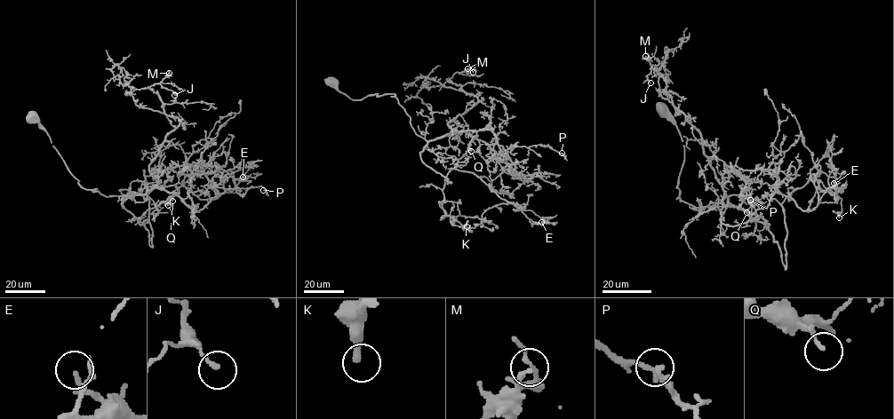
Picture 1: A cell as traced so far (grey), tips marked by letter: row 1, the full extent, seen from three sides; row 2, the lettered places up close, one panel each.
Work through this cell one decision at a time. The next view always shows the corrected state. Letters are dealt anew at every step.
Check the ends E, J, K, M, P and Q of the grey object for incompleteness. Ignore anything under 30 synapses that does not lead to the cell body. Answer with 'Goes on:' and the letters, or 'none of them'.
Goes on: none of them

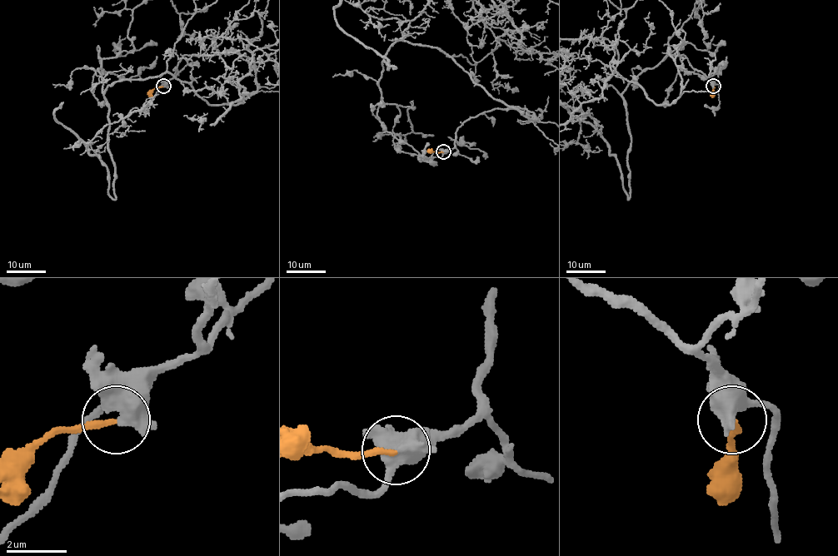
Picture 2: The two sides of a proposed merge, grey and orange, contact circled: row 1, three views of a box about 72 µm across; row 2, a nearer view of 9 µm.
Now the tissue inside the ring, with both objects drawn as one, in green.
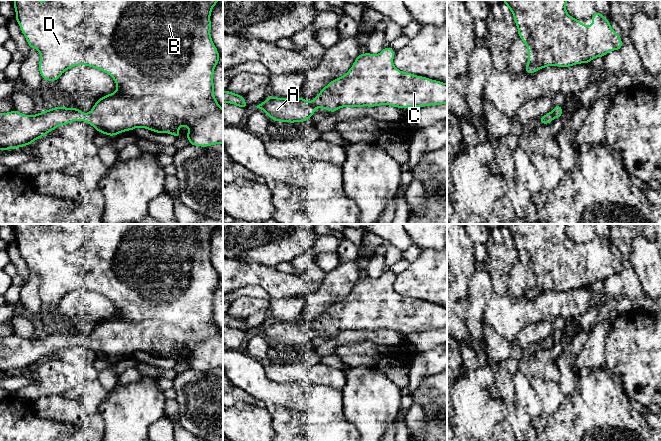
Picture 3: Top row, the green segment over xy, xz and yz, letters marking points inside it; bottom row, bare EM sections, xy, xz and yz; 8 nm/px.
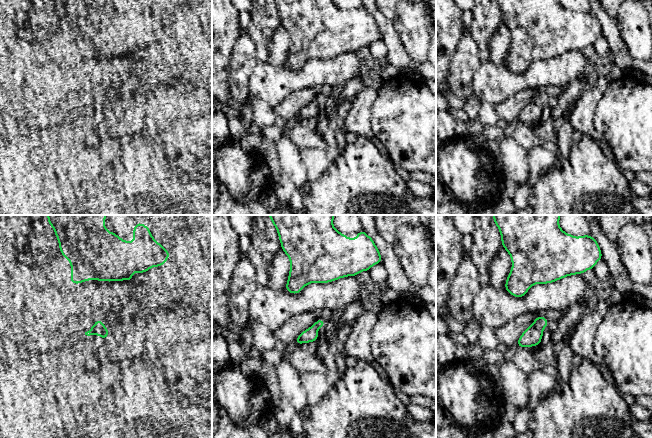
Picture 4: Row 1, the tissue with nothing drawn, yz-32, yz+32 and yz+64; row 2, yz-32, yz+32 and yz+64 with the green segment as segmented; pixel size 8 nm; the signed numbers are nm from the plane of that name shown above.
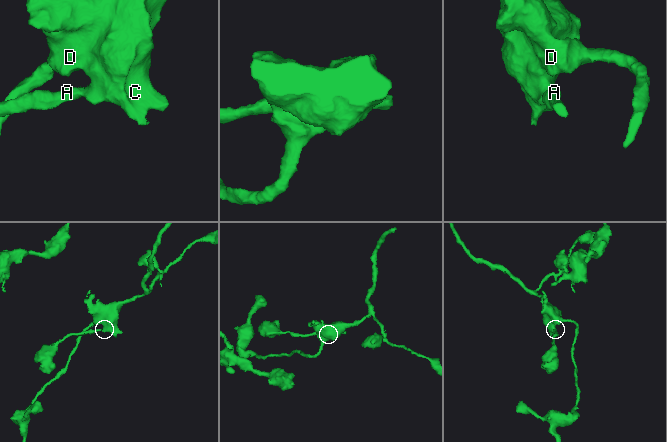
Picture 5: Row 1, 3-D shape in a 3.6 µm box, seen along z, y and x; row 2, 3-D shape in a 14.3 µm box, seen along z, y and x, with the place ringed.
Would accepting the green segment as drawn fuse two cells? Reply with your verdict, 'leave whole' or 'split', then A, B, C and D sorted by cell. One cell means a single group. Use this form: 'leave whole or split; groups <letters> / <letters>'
leave whole; groups A B C D

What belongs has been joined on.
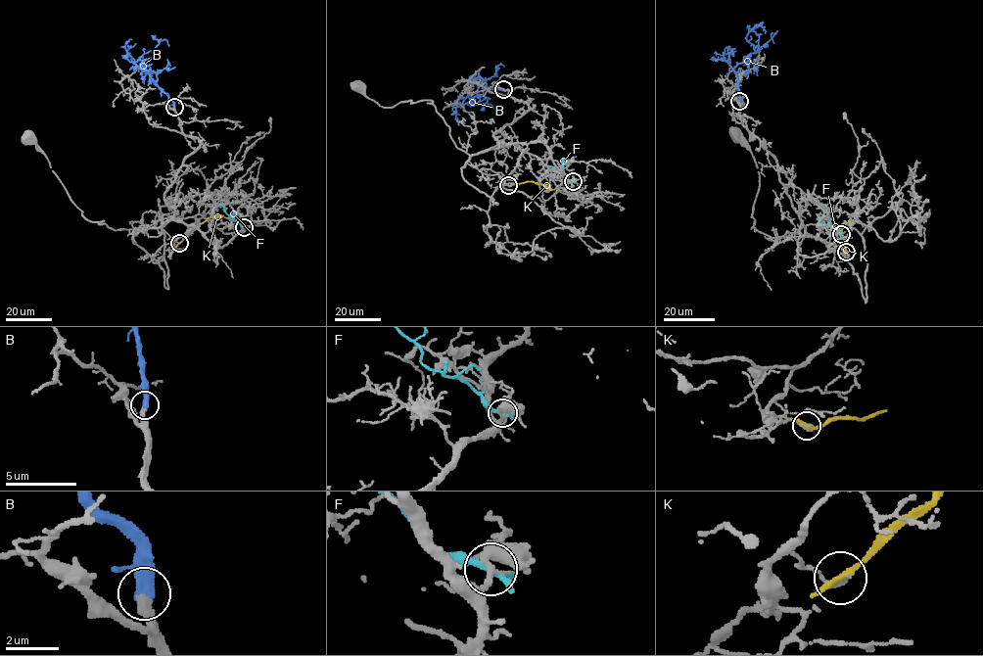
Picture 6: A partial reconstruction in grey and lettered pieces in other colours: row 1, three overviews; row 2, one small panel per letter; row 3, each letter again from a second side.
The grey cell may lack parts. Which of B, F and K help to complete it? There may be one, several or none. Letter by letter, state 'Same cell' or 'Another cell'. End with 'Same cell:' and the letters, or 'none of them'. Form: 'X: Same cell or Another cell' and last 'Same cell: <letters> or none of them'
B: Same cell
F: Another cell
K: Another cell
Same cell: B

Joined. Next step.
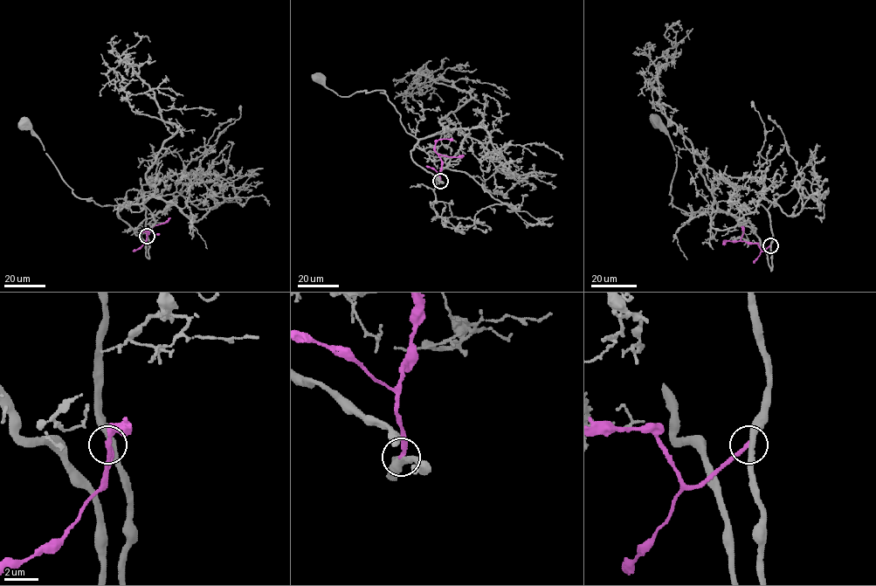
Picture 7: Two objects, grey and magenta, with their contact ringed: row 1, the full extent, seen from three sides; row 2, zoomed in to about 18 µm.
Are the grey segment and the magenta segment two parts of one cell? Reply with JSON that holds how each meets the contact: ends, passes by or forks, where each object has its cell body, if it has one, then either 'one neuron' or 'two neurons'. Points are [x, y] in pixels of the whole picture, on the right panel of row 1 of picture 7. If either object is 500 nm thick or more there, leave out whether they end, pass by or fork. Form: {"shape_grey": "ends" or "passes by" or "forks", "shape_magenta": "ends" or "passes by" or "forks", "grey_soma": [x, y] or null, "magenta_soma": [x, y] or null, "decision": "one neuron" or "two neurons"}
{"shape_grey": "passes by", "shape_magenta": "ends", "grey_soma": [655, 120], "magenta_soma": null, "decision": "two neurons"}

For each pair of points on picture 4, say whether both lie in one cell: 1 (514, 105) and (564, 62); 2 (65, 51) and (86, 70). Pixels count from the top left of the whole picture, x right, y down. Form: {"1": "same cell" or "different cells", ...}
{"1": "different cells", "2": "different cells"}

